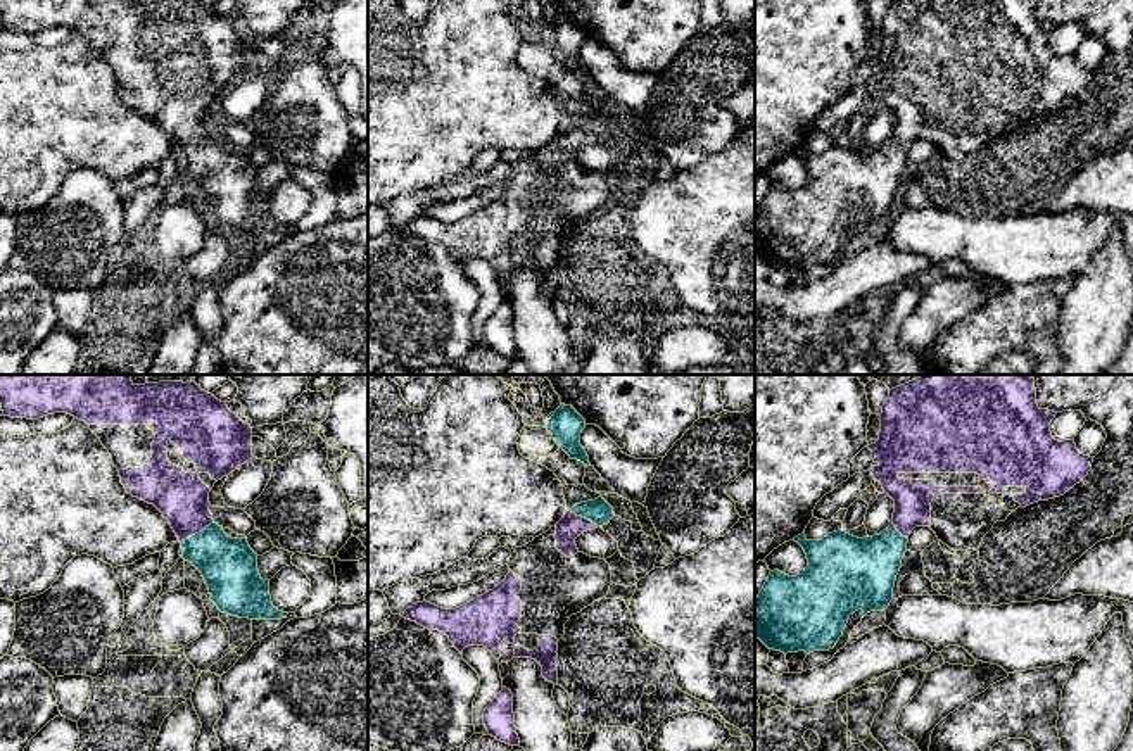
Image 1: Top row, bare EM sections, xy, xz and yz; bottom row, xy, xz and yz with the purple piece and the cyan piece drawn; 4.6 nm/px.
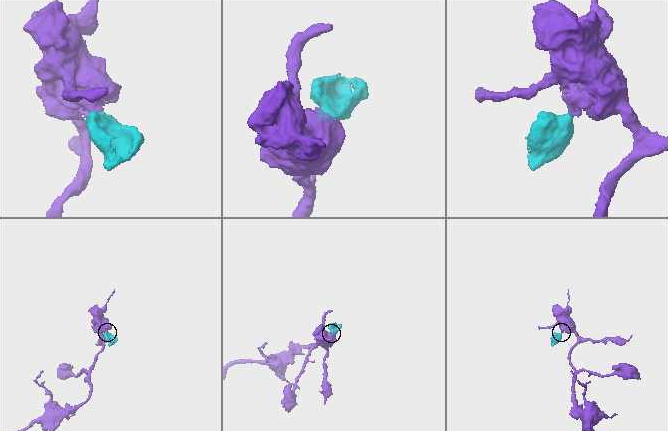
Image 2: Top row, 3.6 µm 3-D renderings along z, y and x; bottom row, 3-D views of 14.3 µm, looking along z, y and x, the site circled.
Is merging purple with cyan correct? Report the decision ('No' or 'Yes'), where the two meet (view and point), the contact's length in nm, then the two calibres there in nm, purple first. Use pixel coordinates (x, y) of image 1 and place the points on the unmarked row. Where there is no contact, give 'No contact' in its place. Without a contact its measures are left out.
Yes. Touches purple at xy (196, 145). Shared border 190 nm. Thickness 240 nm (purple) against 260 nm

